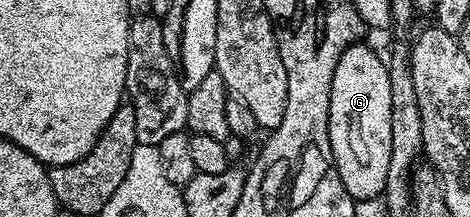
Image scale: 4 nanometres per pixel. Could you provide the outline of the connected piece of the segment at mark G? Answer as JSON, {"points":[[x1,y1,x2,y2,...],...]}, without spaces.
{"points":[[363,43,348,46,334,67,328,138,336,173,353,201,380,197,386,187,386,171,390,171,390,75,385,58]]}

